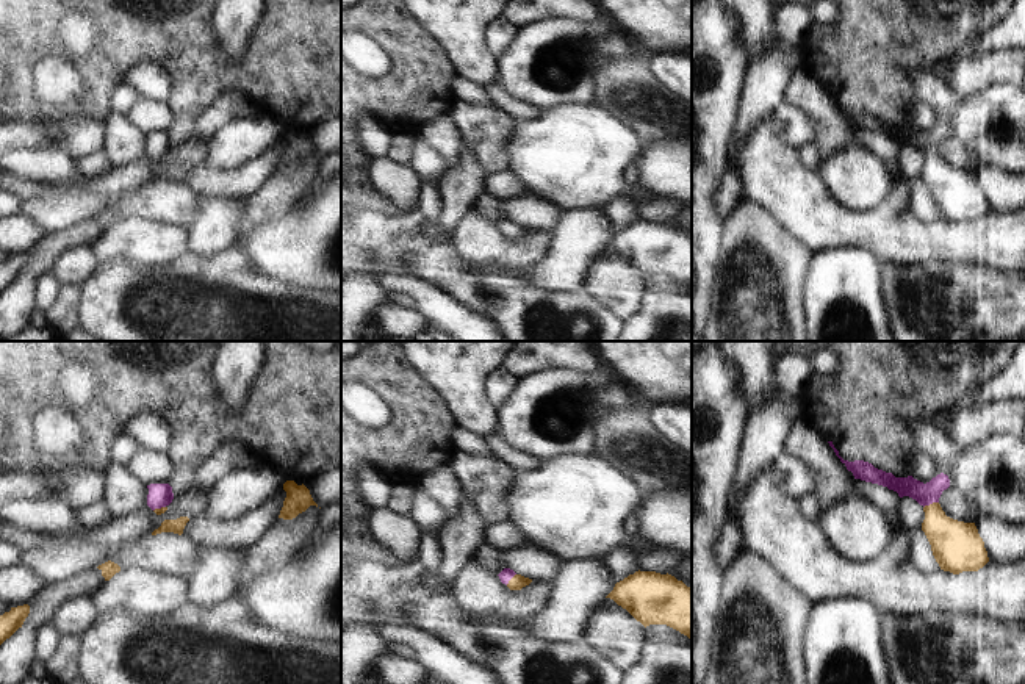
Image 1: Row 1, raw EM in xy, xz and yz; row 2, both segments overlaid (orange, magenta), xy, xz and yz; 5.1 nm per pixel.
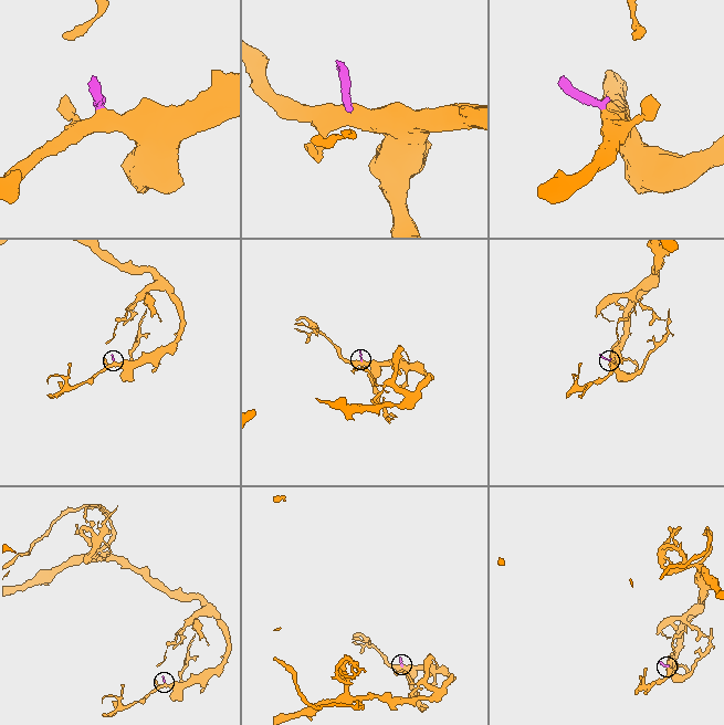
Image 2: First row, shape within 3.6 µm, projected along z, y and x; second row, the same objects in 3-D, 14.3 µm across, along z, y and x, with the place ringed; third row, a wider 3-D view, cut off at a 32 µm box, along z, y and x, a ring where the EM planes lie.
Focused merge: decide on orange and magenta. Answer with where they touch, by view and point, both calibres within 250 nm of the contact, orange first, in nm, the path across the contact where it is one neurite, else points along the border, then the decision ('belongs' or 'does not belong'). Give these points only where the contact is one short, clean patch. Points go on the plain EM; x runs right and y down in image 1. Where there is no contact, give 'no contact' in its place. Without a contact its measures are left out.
meets orange in yz at (930, 154); 260 nm thick on the orange side, 110 nm on the other; runs through yz (956, 194), (936, 174), (930, 154), (927, 143); belongs

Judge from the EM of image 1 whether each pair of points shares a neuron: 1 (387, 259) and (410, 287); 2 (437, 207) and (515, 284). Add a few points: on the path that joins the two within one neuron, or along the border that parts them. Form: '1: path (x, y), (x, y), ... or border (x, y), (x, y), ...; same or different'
1: border (413, 273), (385, 271), (379, 280); different
2: path (434, 238), (434, 249), (468, 284), (484, 284); same

